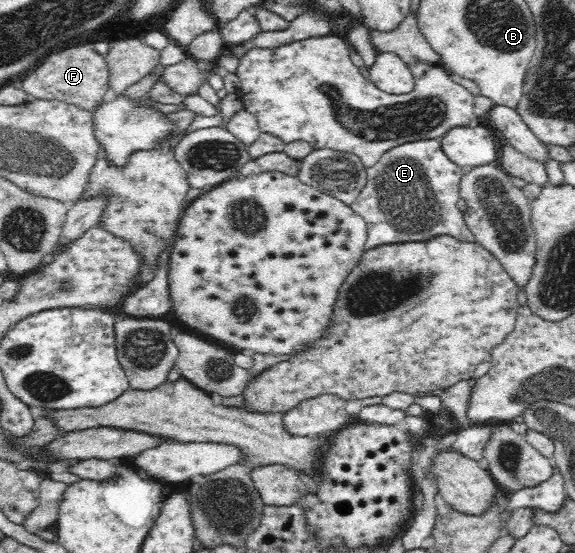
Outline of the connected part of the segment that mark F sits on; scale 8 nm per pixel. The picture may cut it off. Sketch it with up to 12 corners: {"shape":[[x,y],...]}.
{"shape":[[89,45],[52,52],[20,79],[34,99],[94,111],[109,70]]}

